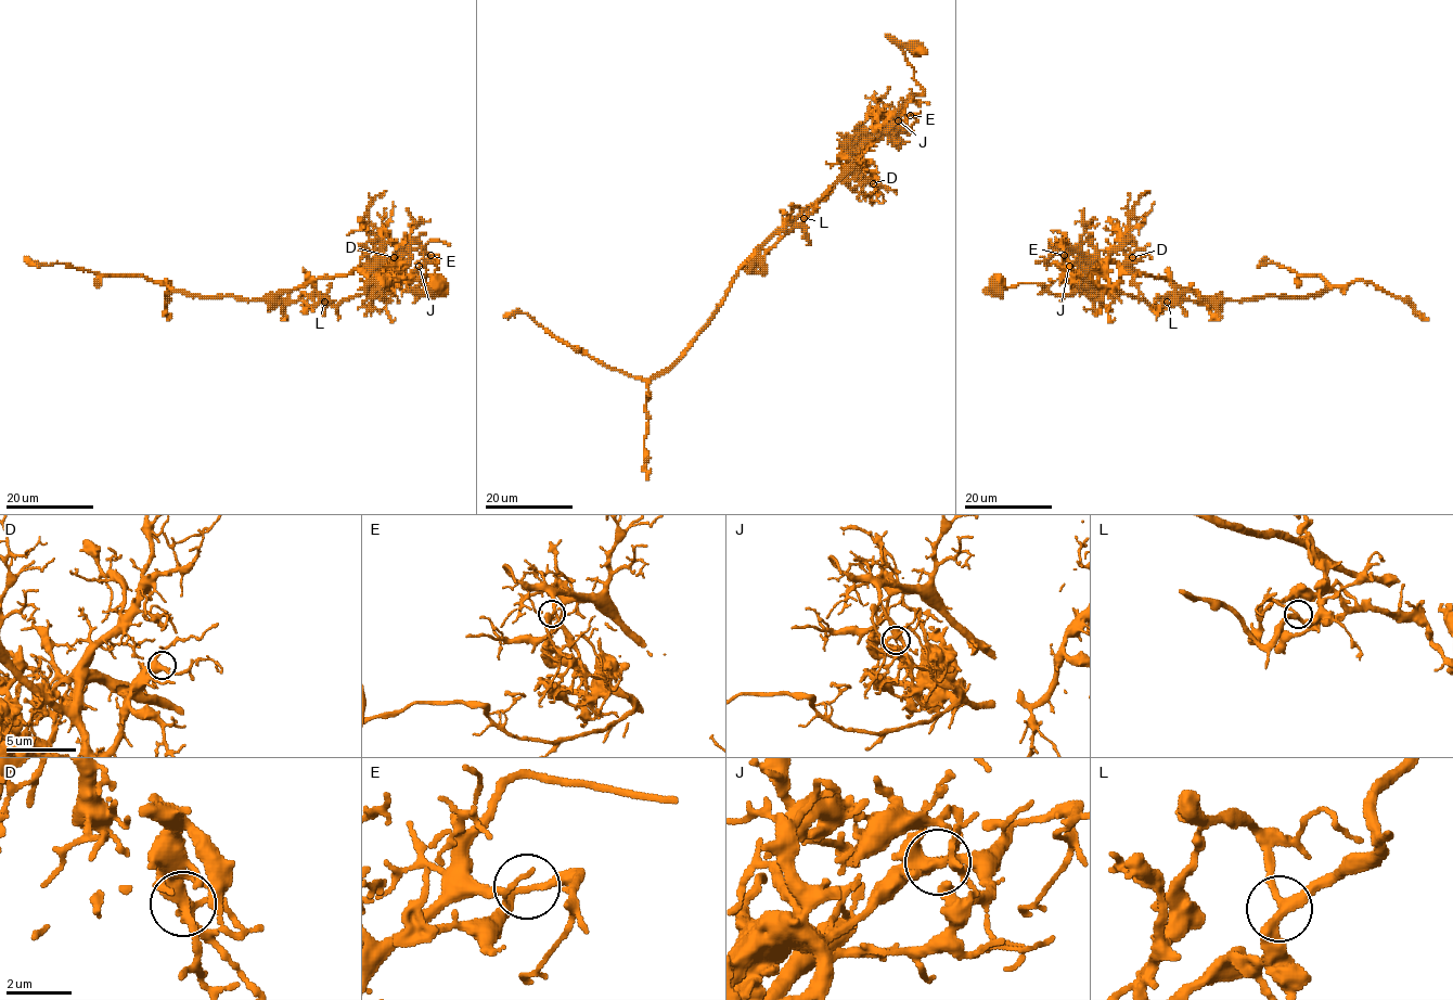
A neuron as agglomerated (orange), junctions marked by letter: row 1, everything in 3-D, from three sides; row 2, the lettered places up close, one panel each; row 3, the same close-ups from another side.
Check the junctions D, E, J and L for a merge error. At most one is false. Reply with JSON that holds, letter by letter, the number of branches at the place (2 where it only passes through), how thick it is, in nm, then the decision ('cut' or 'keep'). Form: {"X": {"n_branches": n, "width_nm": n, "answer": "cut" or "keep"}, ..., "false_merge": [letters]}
{"D": {"n_branches": 3, "width_nm": 380, "answer": "keep"}, "E": {"n_branches": 3, "width_nm": 200, "answer": "keep"}, "J": {"n_branches": 3, "width_nm": 200, "answer": "cut"}, "L": {"n_branches": 3, "width_nm": 300, "answer": "keep"}, "false_merge": ["J"]}

